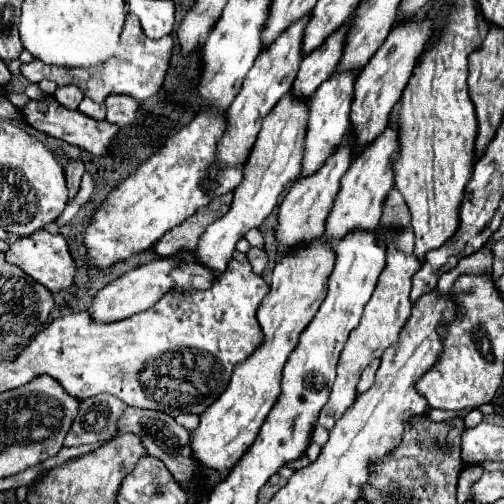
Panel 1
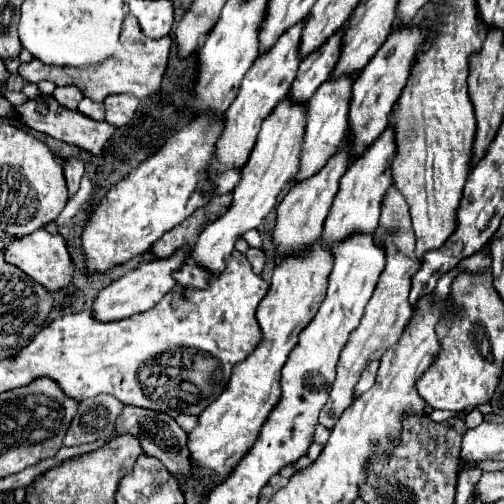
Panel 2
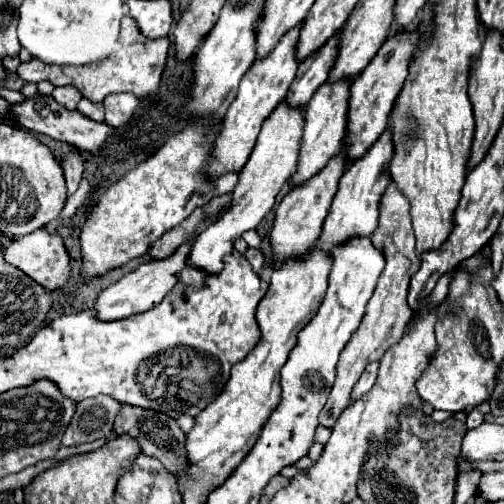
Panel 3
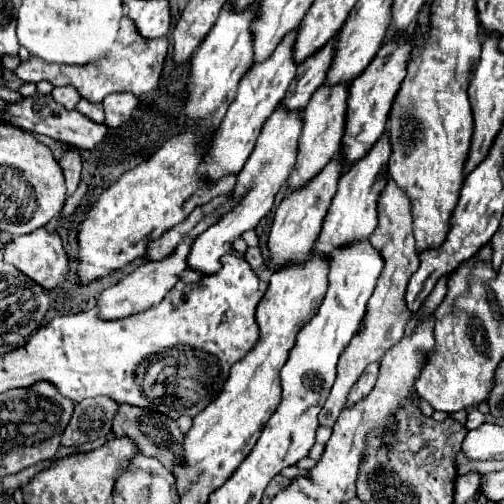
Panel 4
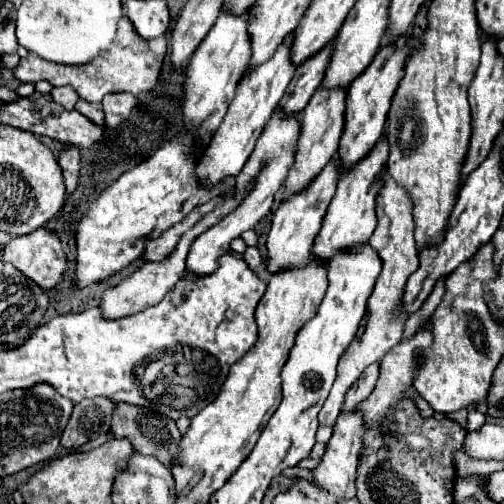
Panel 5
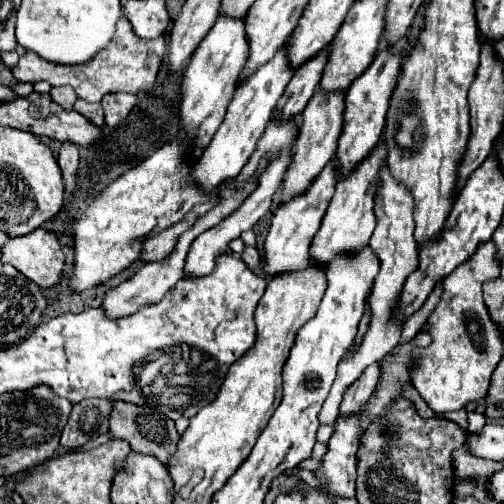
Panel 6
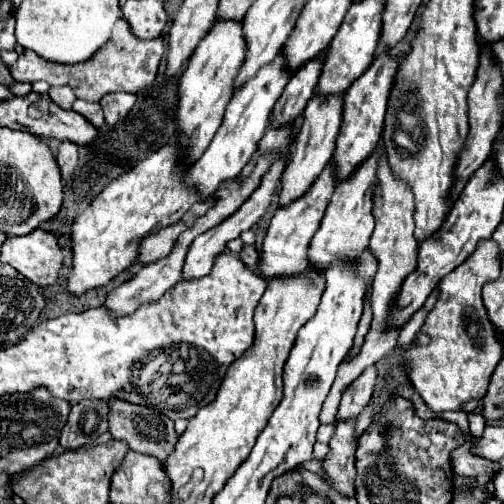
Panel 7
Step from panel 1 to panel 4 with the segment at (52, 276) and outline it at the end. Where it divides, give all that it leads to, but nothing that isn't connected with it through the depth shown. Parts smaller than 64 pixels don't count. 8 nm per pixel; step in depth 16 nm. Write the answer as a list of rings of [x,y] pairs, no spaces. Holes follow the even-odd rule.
[[[40,228],[40,230],[32,232],[32,234],[10,240],[4,246],[4,260],[14,264],[16,268],[20,268],[26,276],[30,276],[36,284],[42,284],[42,288],[46,288],[46,290],[54,290],[58,286],[62,286],[66,282],[66,278],[68,278],[68,272],[70,272],[68,254],[64,252],[62,238],[58,234],[46,232],[44,228]]]

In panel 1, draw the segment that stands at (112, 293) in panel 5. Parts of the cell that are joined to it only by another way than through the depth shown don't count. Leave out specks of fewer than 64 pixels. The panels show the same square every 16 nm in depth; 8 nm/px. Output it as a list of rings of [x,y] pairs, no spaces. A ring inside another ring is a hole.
[[[180,254],[172,256],[172,258],[164,258],[164,260],[144,264],[144,266],[138,266],[136,270],[130,270],[124,276],[120,276],[118,280],[110,282],[106,288],[102,288],[92,298],[92,304],[90,304],[90,310],[88,310],[92,320],[100,322],[100,324],[106,324],[106,322],[120,320],[120,316],[128,318],[128,316],[136,314],[136,312],[144,312],[144,310],[152,308],[172,288],[172,280],[170,280],[168,272],[174,266],[178,266],[178,262],[180,262]]]

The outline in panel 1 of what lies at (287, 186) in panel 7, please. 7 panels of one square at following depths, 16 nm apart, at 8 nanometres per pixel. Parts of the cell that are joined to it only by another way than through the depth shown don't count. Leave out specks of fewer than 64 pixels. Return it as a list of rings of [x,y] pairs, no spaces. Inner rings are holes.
[[[358,70],[334,72],[312,94],[312,98],[310,98],[310,118],[308,118],[308,138],[306,138],[304,164],[302,164],[302,174],[300,176],[310,176],[310,172],[316,172],[316,168],[320,168],[324,164],[324,160],[336,150],[336,144],[340,144],[344,132],[348,132],[356,76],[358,76]]]

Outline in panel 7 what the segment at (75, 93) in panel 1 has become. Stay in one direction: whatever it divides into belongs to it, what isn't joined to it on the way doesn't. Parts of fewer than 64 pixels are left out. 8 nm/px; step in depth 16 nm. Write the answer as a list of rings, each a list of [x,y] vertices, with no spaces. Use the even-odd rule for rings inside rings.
[[[60,86],[60,88],[50,88],[50,98],[52,102],[56,102],[58,106],[62,106],[64,110],[72,110],[72,104],[76,100],[76,94],[72,92],[72,88],[68,86]]]

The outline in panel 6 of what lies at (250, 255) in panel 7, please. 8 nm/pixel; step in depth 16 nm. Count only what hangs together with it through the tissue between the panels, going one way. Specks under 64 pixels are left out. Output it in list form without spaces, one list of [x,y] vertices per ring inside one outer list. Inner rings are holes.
[[[246,246],[246,250],[242,252],[242,258],[244,258],[244,262],[248,264],[250,270],[256,270],[262,262],[262,256],[260,256],[258,248],[254,248],[254,246]]]

